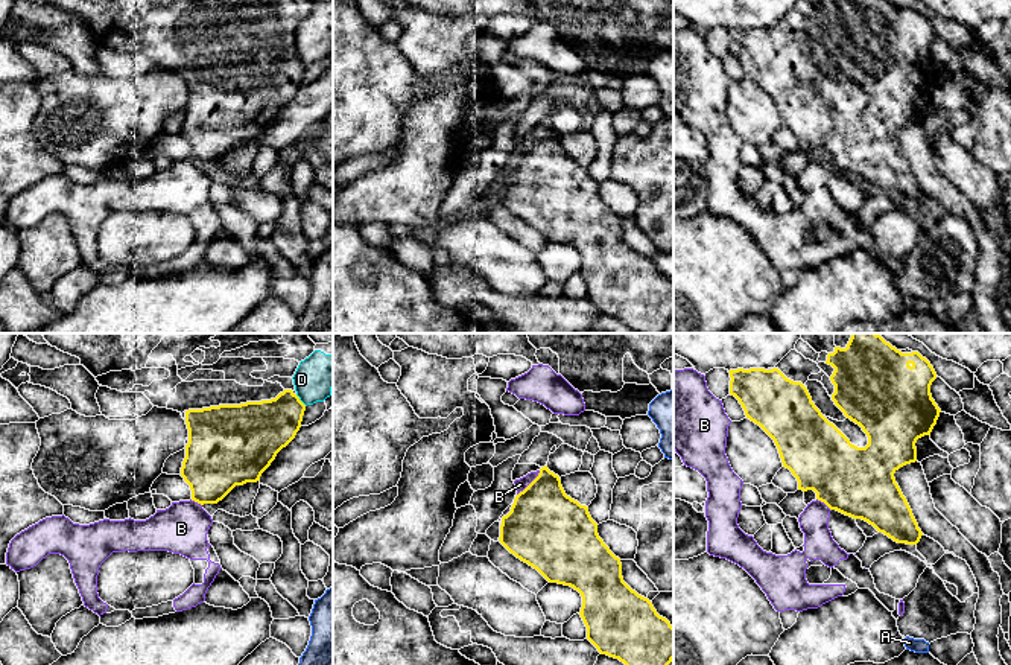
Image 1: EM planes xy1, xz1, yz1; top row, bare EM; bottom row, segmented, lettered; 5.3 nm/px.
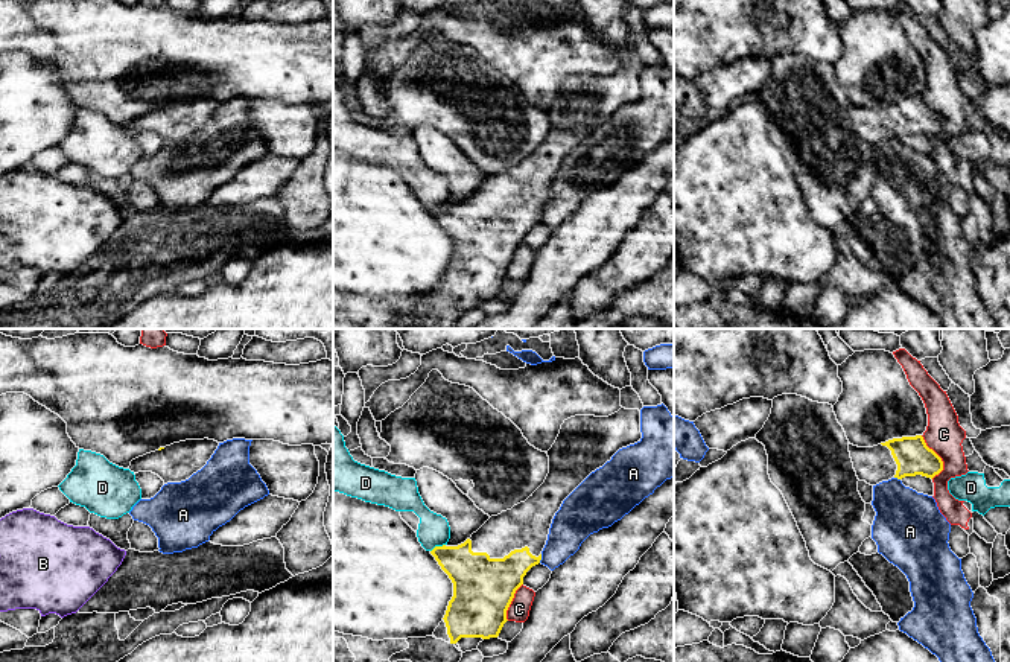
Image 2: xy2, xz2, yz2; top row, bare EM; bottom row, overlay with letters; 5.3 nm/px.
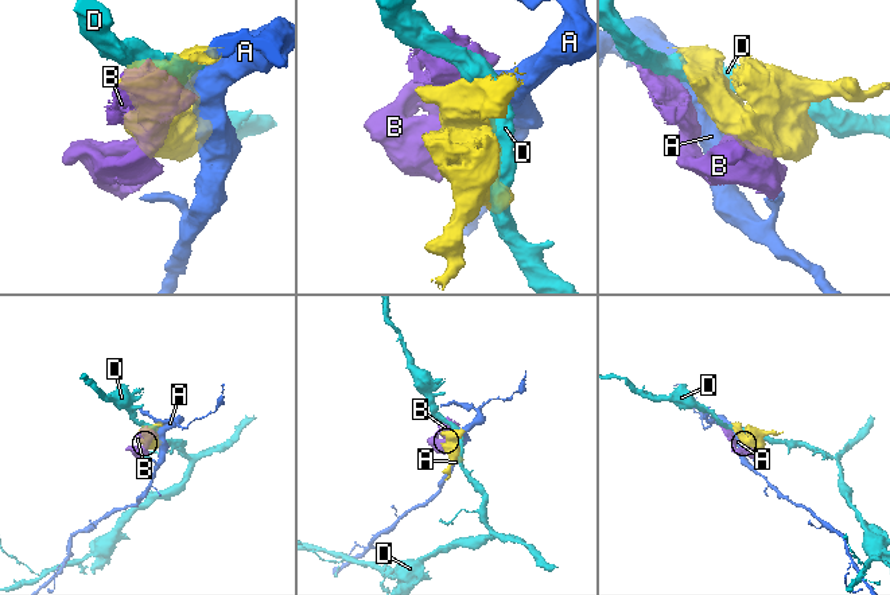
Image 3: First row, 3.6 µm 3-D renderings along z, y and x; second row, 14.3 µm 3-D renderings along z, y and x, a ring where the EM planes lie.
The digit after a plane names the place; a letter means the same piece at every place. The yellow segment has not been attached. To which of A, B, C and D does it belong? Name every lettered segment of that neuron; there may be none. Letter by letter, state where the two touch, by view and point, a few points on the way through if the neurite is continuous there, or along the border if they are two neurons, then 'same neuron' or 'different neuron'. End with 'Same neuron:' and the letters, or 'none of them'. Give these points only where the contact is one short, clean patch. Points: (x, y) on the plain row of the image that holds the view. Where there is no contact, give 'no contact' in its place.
A: xz2 (540, 218) | along xz2 (542, 213), (539, 221) | different neuron
B: xz1 (531, 142) | along xz1 (540, 130), (517, 154) | different neuron
C: yz2 (939, 116) | along yz2 (921, 95), (942, 120), (942, 128), (933, 137) | different neuron
D: xz2 (437, 206) | different neuron
Same neuron: none of them

